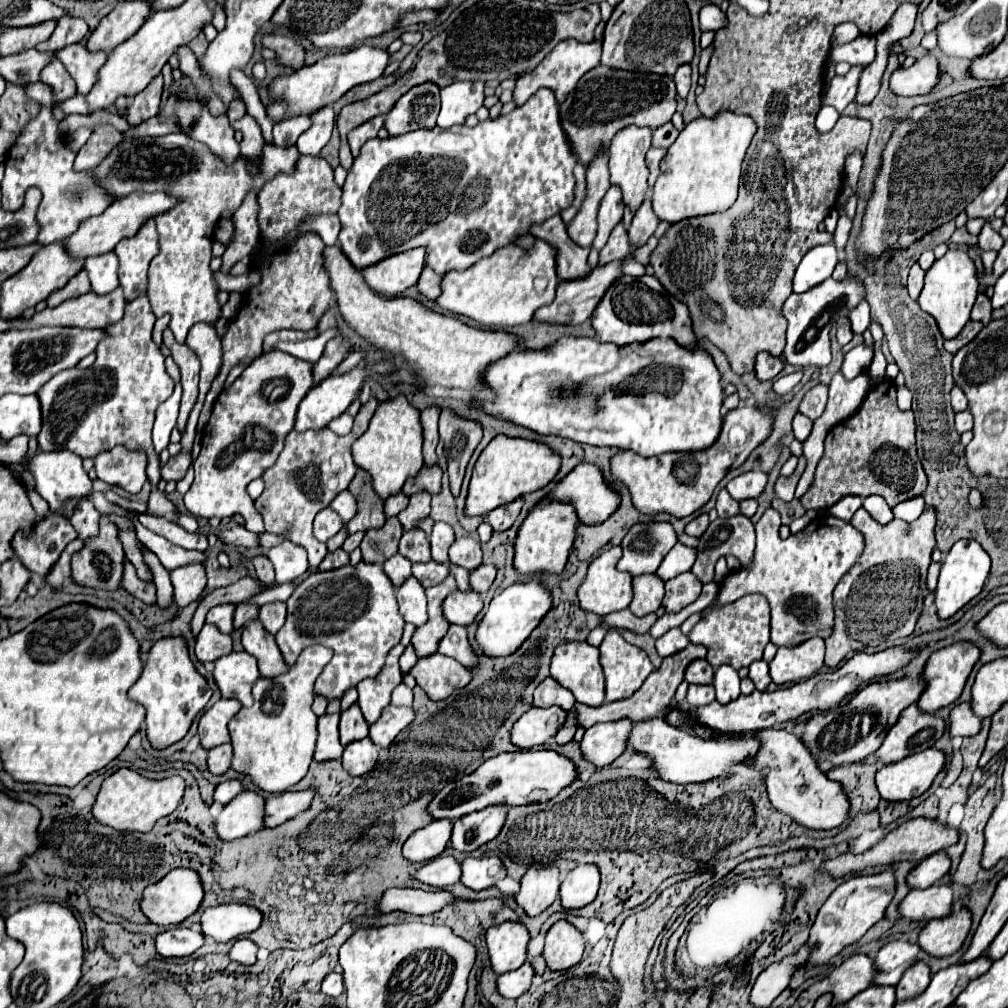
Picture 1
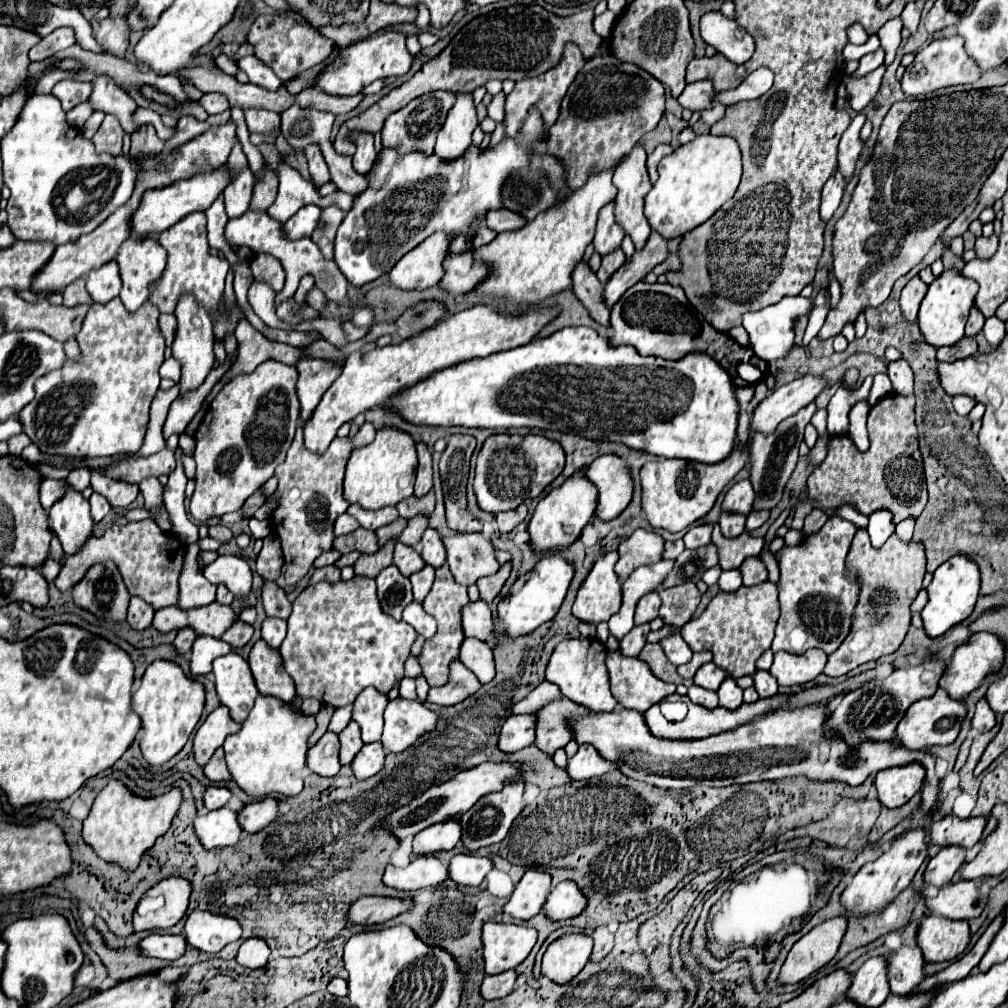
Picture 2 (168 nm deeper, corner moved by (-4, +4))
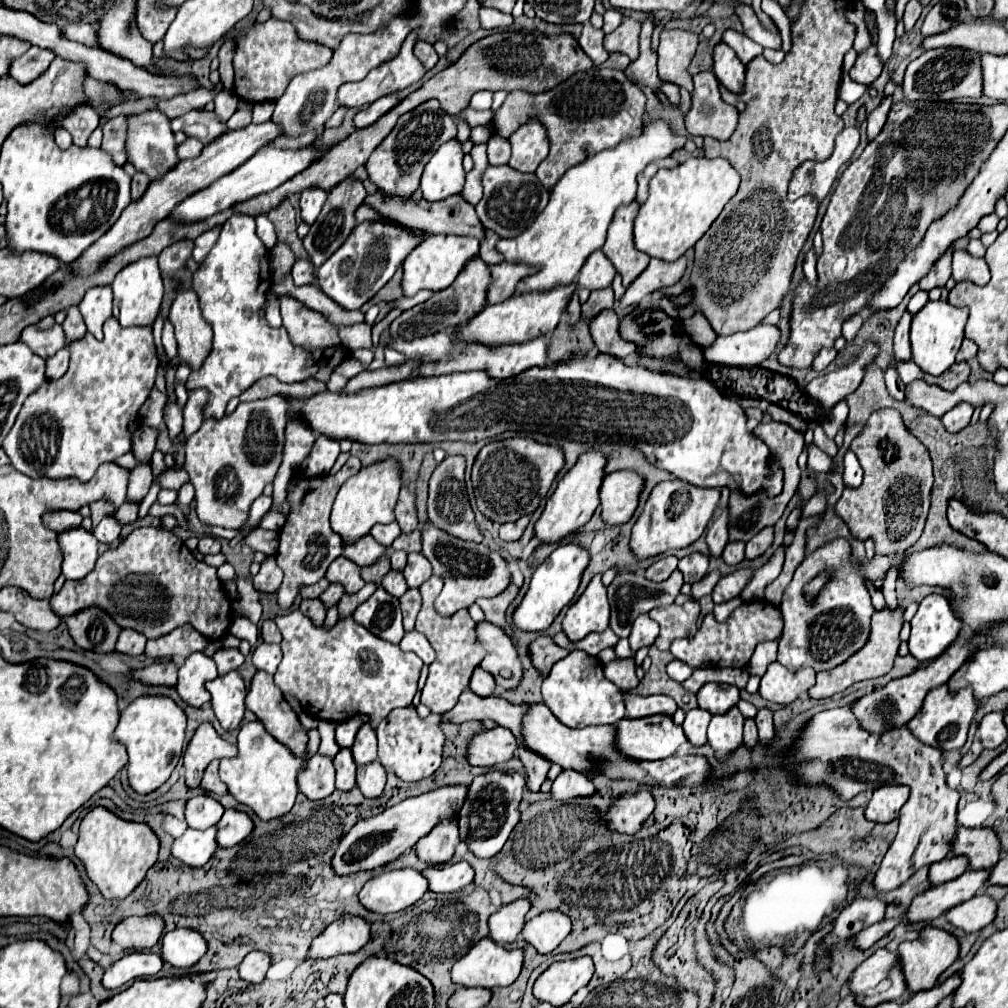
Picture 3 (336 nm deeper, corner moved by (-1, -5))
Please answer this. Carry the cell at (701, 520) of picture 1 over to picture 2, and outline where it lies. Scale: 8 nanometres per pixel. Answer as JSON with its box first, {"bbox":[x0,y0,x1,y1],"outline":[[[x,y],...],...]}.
{"bbox":[683,523,713,549],"outline":[[[709,523],[691,527],[691,529],[685,533],[685,537],[683,537],[685,547],[687,547],[687,549],[697,549],[697,547],[701,547],[701,545],[707,545],[707,543],[711,541],[711,531],[713,531],[713,525],[709,525]]]}

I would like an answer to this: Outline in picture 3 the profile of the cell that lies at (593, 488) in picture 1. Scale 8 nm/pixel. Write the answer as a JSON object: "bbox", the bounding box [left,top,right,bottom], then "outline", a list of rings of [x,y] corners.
{"bbox":[600,470,644,526],"outline":[[[632,470],[612,472],[604,478],[600,488],[602,518],[608,526],[624,524],[632,518],[640,492],[644,490],[644,478]]]}

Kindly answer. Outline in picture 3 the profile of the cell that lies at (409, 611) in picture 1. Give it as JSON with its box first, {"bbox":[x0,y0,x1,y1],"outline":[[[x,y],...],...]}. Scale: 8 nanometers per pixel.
{"bbox":[400,632,434,664],"outline":[[[408,632],[404,634],[402,642],[400,642],[400,648],[402,650],[410,650],[410,652],[416,652],[424,664],[432,664],[434,662],[434,650],[430,646],[430,642],[426,640],[426,636],[422,636],[420,632]]]}

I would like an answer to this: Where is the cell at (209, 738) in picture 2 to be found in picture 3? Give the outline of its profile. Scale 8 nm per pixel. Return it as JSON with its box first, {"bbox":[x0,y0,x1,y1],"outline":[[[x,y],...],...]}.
{"bbox":[184,724,238,788],"outline":[[[202,724],[192,740],[188,742],[188,748],[184,752],[184,778],[186,778],[186,786],[188,788],[198,788],[202,774],[206,770],[206,766],[212,760],[222,760],[222,758],[234,758],[238,754],[236,746],[222,740],[216,730],[212,728],[212,724]]]}

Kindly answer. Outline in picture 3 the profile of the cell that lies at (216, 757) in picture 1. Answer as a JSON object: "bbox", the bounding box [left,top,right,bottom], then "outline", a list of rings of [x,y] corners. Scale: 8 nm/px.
{"bbox":[200,760,228,796],"outline":[[[214,760],[214,762],[206,768],[200,788],[202,788],[202,790],[206,790],[206,792],[212,792],[212,794],[218,794],[218,796],[228,794],[226,786],[224,786],[224,784],[220,782],[220,778],[218,778],[218,760]]]}

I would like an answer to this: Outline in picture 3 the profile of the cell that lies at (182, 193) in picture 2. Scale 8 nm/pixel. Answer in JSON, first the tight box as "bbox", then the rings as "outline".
{"bbox":[170,144,330,222],"outline":[[[314,144],[314,146],[306,146],[306,148],[298,148],[298,150],[282,150],[282,148],[272,148],[272,146],[262,148],[262,152],[256,152],[246,164],[242,164],[242,168],[236,168],[234,172],[230,172],[230,174],[222,176],[220,180],[216,180],[214,184],[210,184],[208,188],[196,192],[194,196],[188,196],[182,204],[178,204],[178,208],[174,208],[170,218],[182,220],[182,222],[198,222],[198,220],[210,218],[222,210],[228,210],[238,202],[244,202],[258,194],[270,192],[270,190],[278,188],[280,184],[284,184],[286,180],[290,180],[292,176],[306,170],[328,148],[330,146],[322,146],[322,144]]]}

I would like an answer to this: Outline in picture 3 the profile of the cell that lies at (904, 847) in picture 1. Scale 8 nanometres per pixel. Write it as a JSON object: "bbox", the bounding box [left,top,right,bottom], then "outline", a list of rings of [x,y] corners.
{"bbox":[952,828,1000,870],"outline":[[[964,828],[956,832],[956,842],[952,846],[954,854],[964,854],[970,858],[972,870],[988,870],[1000,860],[1000,840],[992,828]]]}

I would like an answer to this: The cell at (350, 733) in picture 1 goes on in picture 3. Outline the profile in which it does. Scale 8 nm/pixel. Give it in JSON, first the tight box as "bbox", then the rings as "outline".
{"bbox":[334,748,356,792],"outline":[[[342,748],[336,754],[334,768],[336,768],[336,788],[344,790],[344,792],[352,790],[356,786],[356,764],[354,764],[348,748]]]}

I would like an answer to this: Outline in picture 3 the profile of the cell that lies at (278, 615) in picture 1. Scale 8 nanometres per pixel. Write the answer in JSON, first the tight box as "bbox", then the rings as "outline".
{"bbox":[252,644,282,674],"outline":[[[258,644],[254,648],[254,654],[252,654],[252,662],[256,666],[256,670],[262,670],[262,672],[268,672],[268,674],[274,674],[278,664],[282,660],[282,652],[280,652],[280,646],[278,644]]]}

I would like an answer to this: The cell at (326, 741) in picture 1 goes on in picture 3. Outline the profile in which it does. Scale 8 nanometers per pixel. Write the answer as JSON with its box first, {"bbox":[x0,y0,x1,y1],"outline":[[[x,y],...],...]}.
{"bbox":[298,754,336,800],"outline":[[[314,754],[308,760],[306,770],[298,774],[298,790],[310,800],[322,800],[330,796],[336,790],[332,760],[326,756]]]}

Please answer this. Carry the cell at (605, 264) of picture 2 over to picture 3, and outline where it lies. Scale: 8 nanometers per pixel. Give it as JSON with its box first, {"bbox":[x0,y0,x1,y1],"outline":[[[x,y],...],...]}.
{"bbox":[582,288,614,322],"outline":[[[606,288],[606,290],[596,290],[590,294],[588,302],[582,304],[582,320],[584,322],[590,322],[594,316],[598,316],[598,312],[602,310],[608,310],[614,306],[614,294],[612,294],[612,288]]]}

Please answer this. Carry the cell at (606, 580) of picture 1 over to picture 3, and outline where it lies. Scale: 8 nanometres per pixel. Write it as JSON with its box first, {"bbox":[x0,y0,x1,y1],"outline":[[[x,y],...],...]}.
{"bbox":[562,576,610,642],"outline":[[[594,576],[584,590],[584,594],[568,608],[562,632],[570,642],[578,642],[592,632],[604,632],[610,620],[610,604],[606,598],[606,588],[600,582],[600,576]]]}

